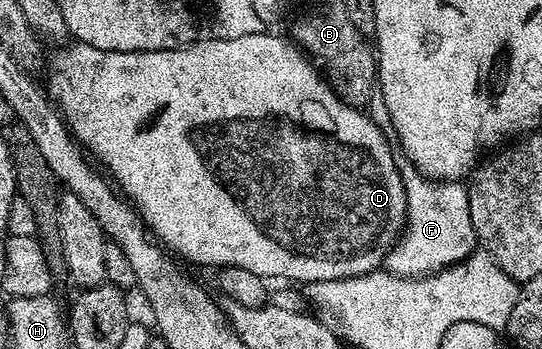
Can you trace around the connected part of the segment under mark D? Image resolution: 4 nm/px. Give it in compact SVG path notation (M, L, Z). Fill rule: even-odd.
M264 31L248 36L213 38L201 38L189 47L173 51L107 51L72 41L64 45L69 47L62 48L49 61L46 91L76 143L85 152L93 151L100 158L99 166L127 196L147 228L182 258L200 267L250 269L250 273L263 275L268 281L293 279L296 285L369 275L377 270L388 243L392 243L392 235L396 235L396 227L404 228L407 211L401 164L392 156L392 147L383 129L370 116L364 115L368 113L361 108L345 103L337 95L336 88L318 70L317 64L291 38L283 39Z

